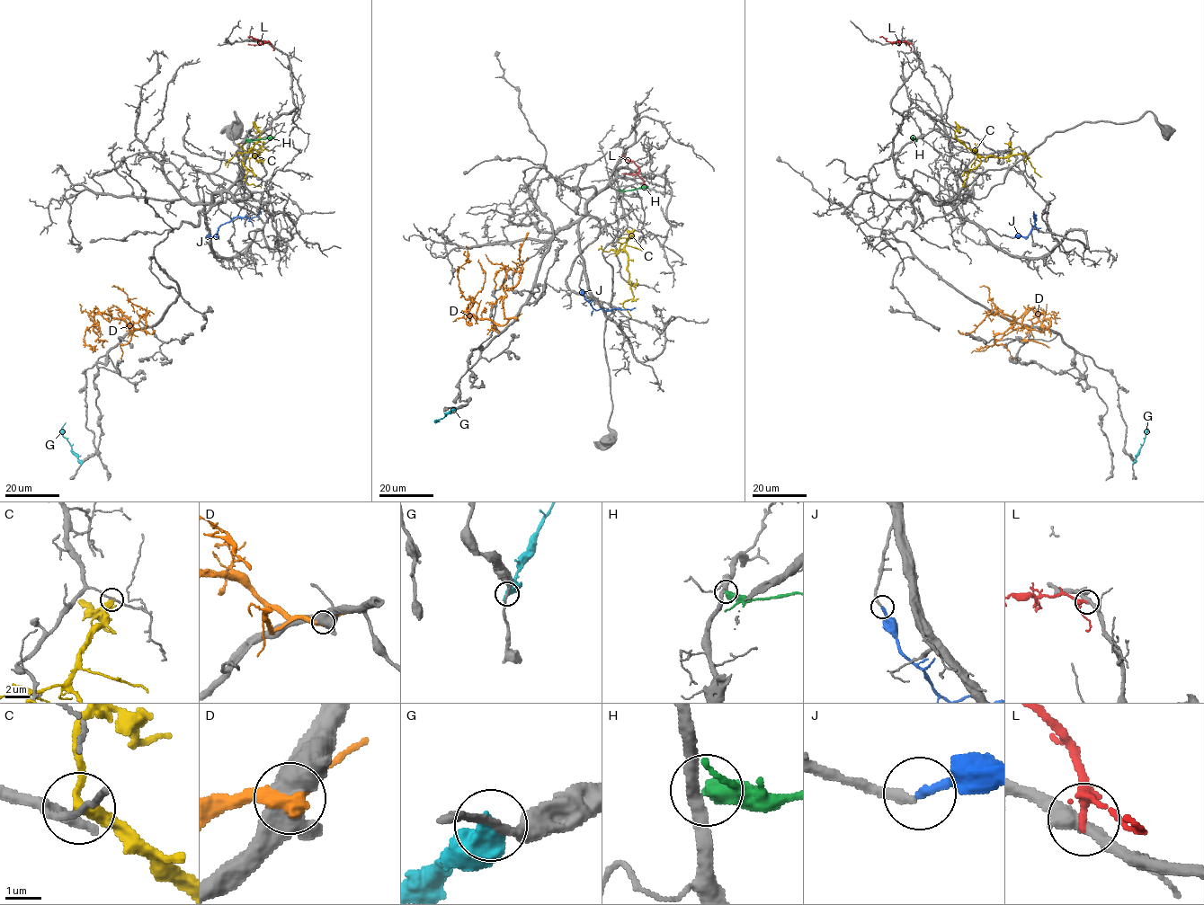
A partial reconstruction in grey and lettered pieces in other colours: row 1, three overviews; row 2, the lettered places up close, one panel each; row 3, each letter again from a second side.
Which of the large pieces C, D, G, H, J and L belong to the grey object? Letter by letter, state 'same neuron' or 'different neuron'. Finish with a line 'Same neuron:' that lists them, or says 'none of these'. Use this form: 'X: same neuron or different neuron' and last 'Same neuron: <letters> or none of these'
C: different neuron
D: different neuron
G: different neuron
H: different neuron
J: same neuron
L: different neuron
Same neuron: J

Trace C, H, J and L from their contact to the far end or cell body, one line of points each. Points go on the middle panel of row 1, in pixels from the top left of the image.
C: (634, 229), (624, 248), (633, 296), (623, 302), (623, 306), (631, 316)
H: (619, 190), (648, 186)
J: (581, 288), (596, 310), (635, 307)
L: (643, 185), (637, 173), (639, 167), (621, 154)

